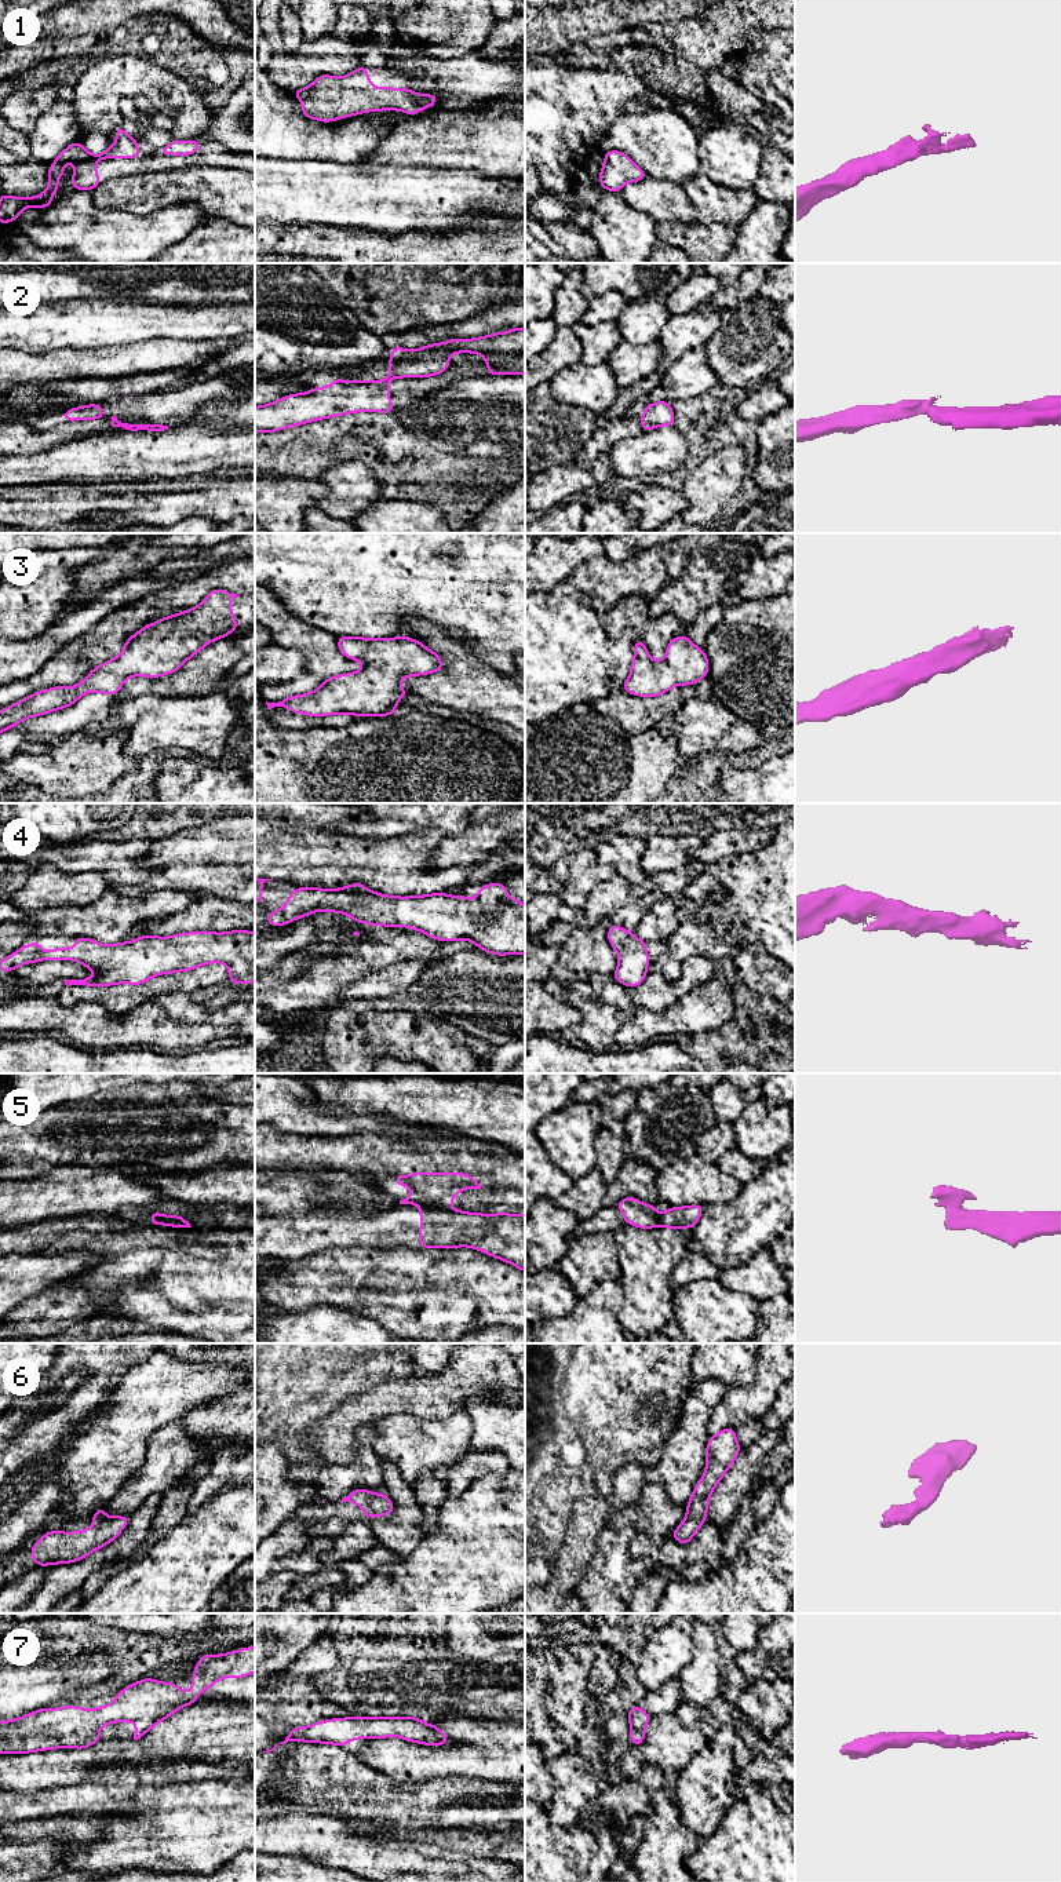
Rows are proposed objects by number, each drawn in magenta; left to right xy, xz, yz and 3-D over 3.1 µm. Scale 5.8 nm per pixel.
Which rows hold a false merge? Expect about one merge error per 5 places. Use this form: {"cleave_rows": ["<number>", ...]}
{"cleave_rows": ["2", "5"]}

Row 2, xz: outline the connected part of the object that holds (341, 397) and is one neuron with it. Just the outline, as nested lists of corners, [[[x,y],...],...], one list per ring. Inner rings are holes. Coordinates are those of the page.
[[[335,378],[327,387],[314,387],[309,393],[289,394],[267,405],[255,406],[255,434],[354,412],[391,413],[395,406],[389,398],[391,386],[387,380],[343,382]]]

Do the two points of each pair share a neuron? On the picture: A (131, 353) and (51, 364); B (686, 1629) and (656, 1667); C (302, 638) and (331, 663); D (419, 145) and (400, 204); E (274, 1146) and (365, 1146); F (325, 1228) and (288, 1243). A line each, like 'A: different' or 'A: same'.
A: same
B: same
C: same
D: different
E: same
F: same

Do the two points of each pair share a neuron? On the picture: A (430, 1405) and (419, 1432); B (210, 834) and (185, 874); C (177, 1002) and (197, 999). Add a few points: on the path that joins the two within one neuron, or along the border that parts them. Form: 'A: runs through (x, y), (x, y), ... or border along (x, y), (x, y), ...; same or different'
A: border along (400, 1411), (426, 1419), (447, 1419), (456, 1412); different
B: border along (225, 863), (170, 863), (161, 868); different
C: runs through (182, 1002), (192, 1002); same

